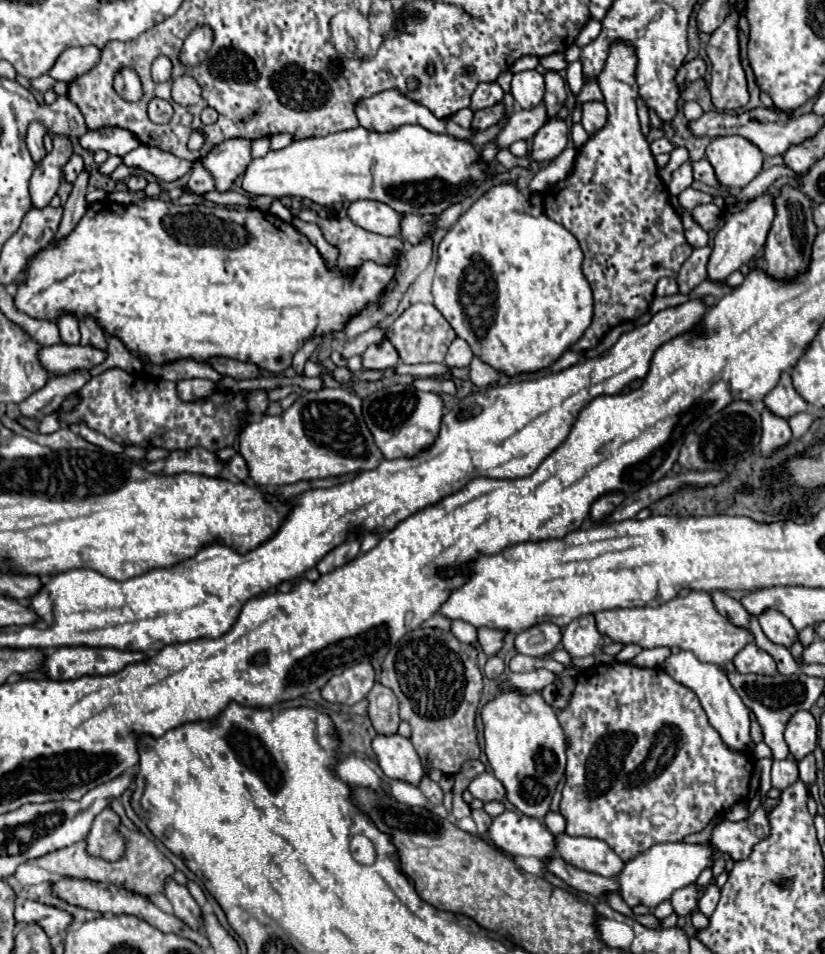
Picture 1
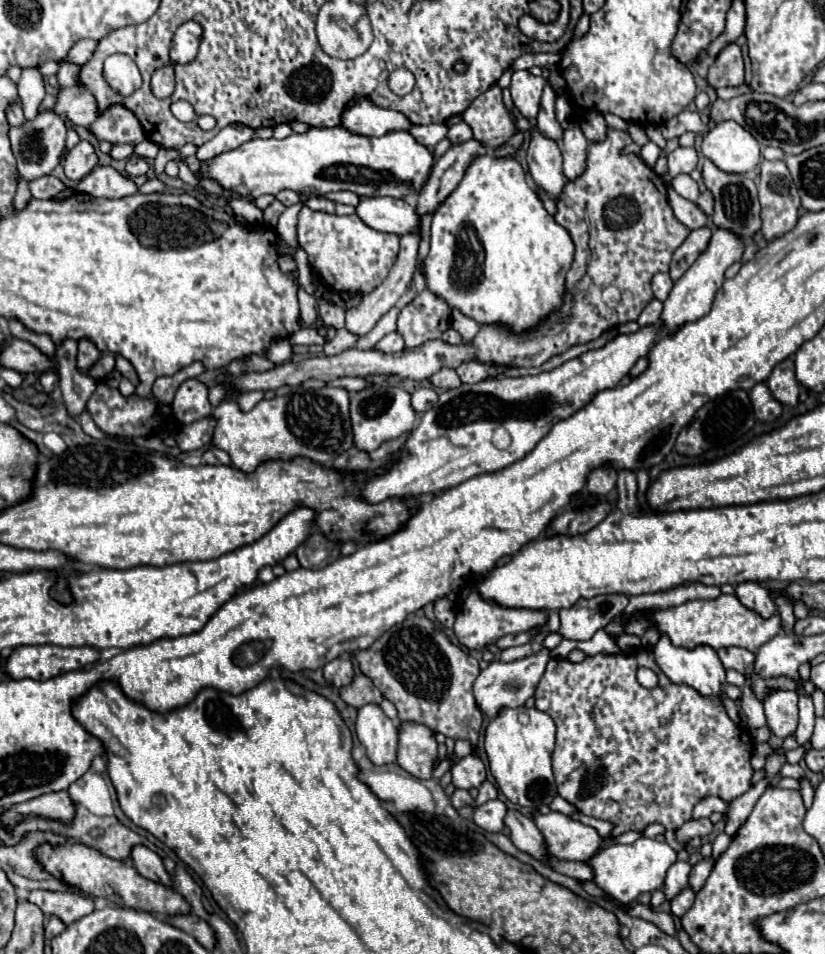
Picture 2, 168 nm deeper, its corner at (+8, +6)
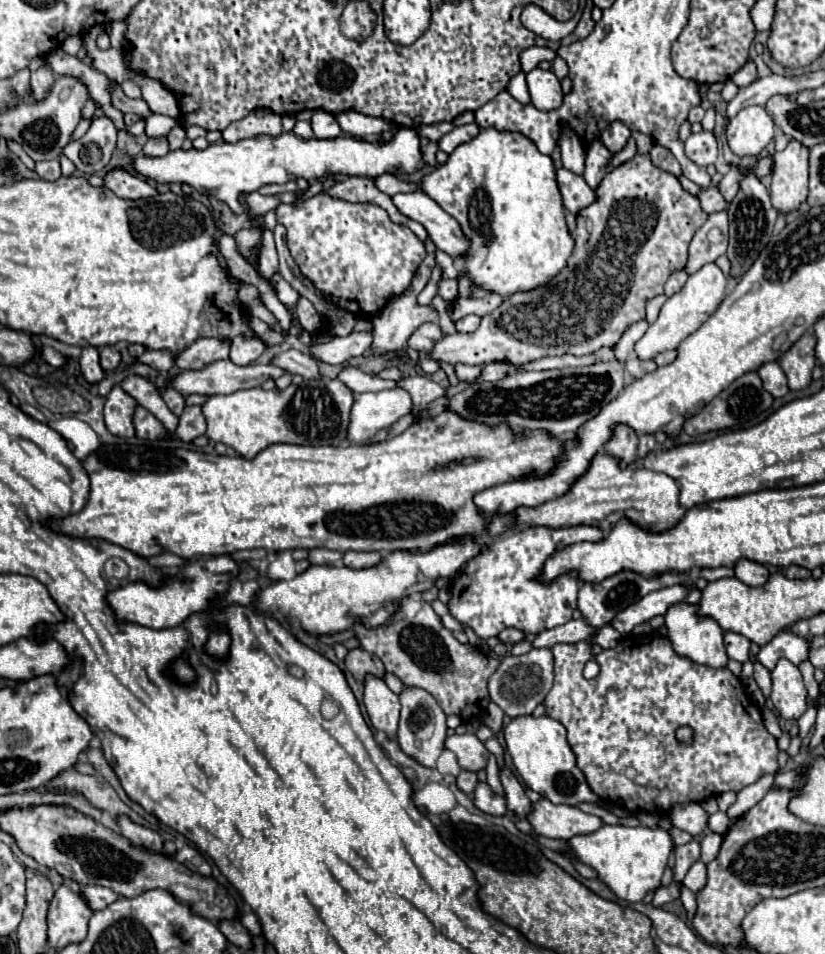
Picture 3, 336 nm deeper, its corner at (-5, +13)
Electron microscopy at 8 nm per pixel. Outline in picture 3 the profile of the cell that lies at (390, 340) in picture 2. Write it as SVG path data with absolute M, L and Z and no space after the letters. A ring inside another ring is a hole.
M425 322L409 336L407 346L413 348L413 350L419 350L423 354L423 352L429 350L429 346L433 346L433 342L437 342L441 338L443 338L441 328L437 324L433 324L433 322Z

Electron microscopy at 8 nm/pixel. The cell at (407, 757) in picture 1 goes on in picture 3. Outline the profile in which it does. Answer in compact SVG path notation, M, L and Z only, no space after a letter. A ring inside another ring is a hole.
M369 676L365 680L365 708L371 720L371 726L379 732L385 732L389 740L397 738L397 728L399 728L399 696L393 694L387 684L379 678Z

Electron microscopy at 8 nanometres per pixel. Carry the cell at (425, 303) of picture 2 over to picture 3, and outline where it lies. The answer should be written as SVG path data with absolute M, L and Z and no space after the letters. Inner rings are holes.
M441 280L439 292L437 292L447 304L453 304L457 300L457 280Z

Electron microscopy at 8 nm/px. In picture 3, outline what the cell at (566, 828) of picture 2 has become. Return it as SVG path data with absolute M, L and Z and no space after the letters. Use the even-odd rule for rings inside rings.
M547 798L533 804L533 814L529 814L527 820L537 834L559 840L593 834L603 826L603 820L599 816L585 814L575 806L553 804Z

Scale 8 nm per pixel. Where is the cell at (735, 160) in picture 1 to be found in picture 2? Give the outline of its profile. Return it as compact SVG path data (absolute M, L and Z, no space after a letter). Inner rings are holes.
M722 121L706 133L702 153L726 173L748 173L760 161L758 141L736 121Z

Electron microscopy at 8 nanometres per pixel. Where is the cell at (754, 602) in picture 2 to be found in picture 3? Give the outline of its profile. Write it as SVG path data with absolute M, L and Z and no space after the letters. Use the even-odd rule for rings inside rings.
M739 560L735 564L735 576L747 586L763 586L769 580L769 570L763 564L751 560Z

